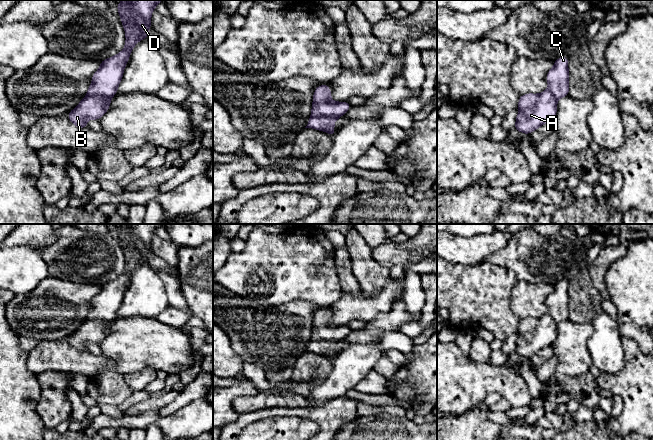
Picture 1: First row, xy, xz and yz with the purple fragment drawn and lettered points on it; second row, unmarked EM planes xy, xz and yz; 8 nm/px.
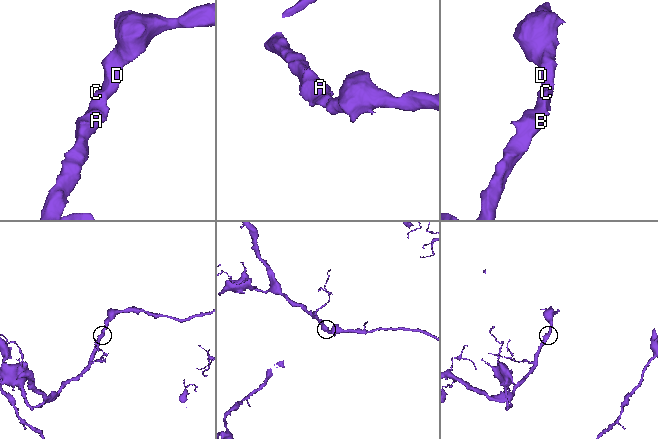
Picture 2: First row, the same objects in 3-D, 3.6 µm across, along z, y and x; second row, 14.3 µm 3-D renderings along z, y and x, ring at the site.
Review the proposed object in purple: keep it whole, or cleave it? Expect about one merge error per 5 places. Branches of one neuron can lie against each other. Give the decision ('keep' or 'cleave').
keep

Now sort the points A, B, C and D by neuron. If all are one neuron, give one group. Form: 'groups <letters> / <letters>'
groups A B C D

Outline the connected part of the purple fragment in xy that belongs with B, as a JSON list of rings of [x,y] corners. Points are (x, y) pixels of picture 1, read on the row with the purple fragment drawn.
[[[123,0],[117,3],[126,43],[122,52],[100,62],[100,68],[92,76],[87,95],[67,114],[76,127],[86,128],[88,119],[99,120],[108,111],[112,97],[117,94],[131,51],[141,39],[148,38],[151,14],[162,1]]]

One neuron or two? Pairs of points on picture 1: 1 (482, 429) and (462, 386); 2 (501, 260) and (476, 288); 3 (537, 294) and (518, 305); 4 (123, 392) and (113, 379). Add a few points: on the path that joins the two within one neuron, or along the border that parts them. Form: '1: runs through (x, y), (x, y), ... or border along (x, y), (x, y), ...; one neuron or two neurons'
1: border along (481, 405), (476, 405), (461, 414), (451, 416); two neurons
2: border along (484, 261), (510, 269), (517, 278); two neurons
3: runs through (532, 296), (523, 304); one neuron
4: runs through (120, 389), (113, 382); one neuron

